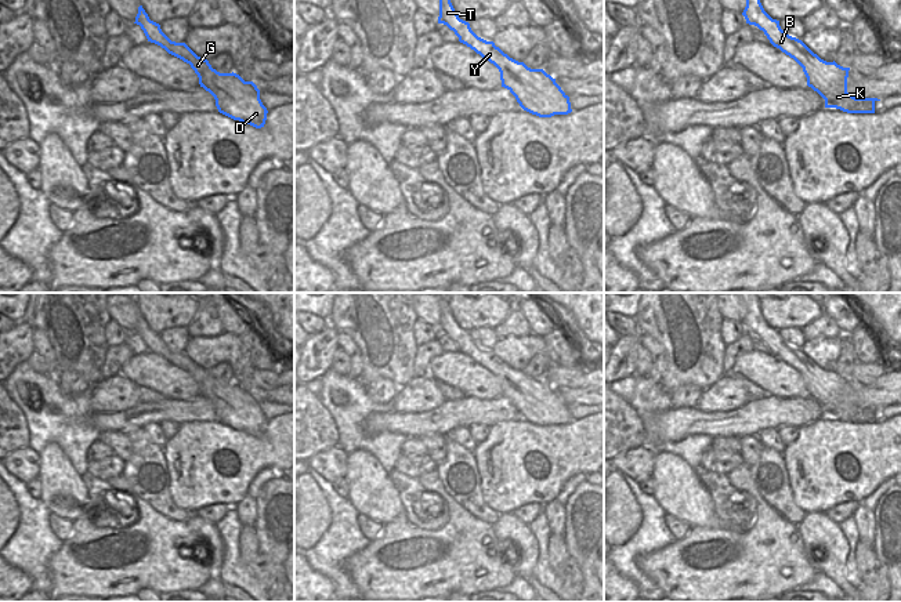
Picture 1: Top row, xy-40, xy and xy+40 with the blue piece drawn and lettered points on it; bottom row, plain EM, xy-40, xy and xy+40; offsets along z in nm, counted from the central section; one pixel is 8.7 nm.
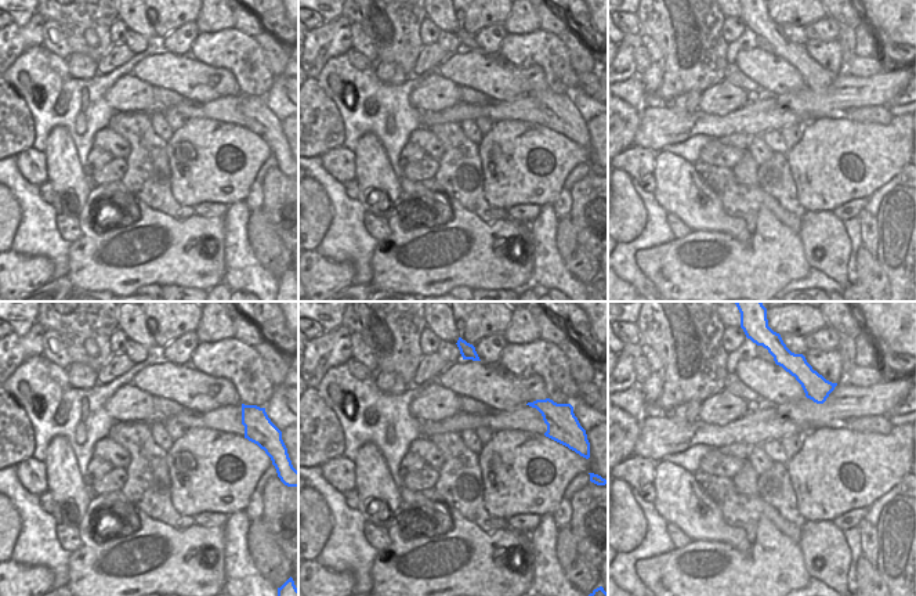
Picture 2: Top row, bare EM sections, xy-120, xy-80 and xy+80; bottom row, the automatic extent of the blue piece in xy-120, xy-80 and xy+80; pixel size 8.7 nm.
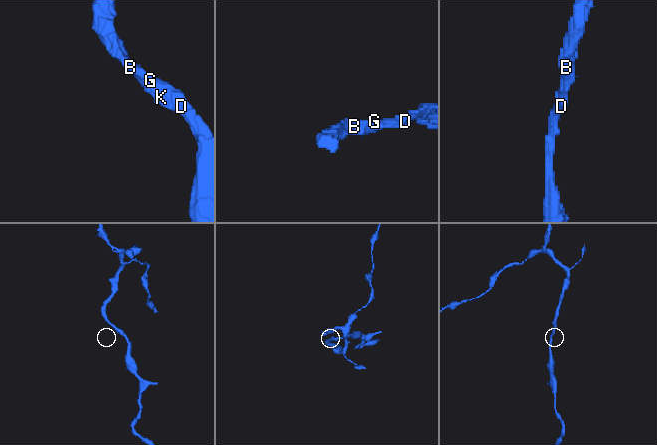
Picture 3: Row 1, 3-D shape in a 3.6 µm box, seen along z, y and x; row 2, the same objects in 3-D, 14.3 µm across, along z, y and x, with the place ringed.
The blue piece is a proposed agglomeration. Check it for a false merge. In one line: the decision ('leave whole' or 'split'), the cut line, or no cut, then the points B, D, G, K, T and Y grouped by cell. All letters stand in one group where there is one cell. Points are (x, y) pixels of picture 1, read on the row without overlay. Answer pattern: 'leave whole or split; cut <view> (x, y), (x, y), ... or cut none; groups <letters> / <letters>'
leave whole; cut none; groups B D G K T Y

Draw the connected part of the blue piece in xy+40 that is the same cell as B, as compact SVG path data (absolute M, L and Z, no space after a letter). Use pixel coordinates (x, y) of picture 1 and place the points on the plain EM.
M737 293L745 308L742 324L746 333L764 341L770 352L793 367L807 387L807 395L825 409L825 417L836 417L847 423L875 423L878 407L855 407L847 402L850 377L826 371L814 363L802 349L781 338L779 330L772 329L763 318L757 293Z

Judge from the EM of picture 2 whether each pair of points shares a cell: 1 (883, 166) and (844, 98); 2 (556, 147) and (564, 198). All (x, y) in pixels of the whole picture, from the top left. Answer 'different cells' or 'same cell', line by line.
1: different cells
2: different cells

